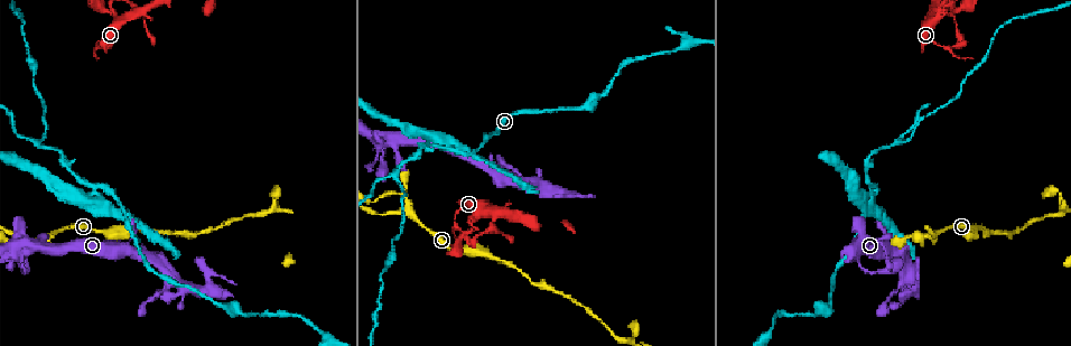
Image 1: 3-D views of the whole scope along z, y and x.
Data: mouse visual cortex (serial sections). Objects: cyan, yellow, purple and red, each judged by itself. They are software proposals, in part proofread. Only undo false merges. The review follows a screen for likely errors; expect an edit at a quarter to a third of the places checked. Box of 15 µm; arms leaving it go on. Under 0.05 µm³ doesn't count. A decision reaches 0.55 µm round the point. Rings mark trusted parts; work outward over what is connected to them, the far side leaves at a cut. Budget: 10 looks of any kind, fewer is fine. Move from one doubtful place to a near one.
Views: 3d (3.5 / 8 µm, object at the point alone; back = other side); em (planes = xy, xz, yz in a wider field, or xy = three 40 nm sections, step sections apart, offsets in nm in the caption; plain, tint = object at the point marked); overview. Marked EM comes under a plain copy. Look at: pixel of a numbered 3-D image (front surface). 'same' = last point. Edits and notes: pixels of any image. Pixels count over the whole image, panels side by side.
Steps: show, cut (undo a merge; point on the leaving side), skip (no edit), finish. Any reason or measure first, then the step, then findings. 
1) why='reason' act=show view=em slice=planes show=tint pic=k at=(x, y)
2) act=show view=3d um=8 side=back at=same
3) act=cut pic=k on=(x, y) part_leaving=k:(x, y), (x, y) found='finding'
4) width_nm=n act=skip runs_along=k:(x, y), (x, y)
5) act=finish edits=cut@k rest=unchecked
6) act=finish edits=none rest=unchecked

why='two arms in line, one across' act=show view=3d um=3.5 pic=1 at=(493, 214)

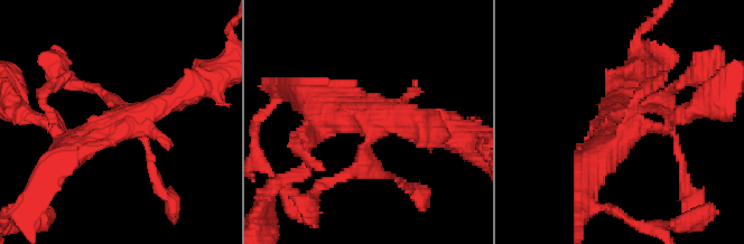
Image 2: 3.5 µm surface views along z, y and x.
act=show view=em slice=planes show=tint pic=2 at=(372, 124)

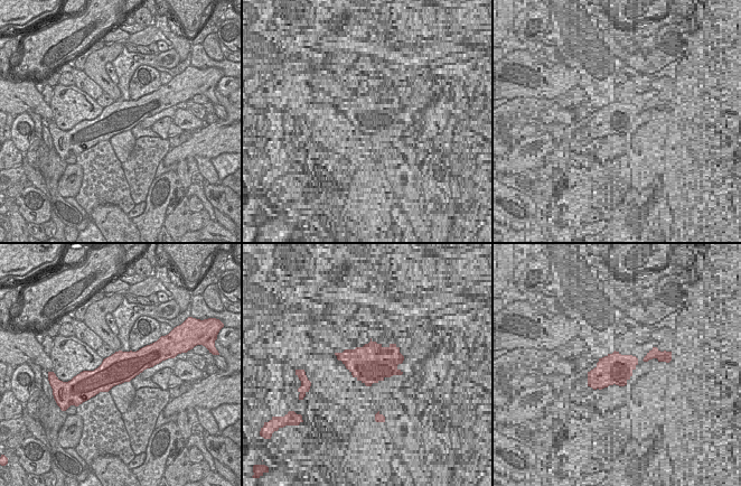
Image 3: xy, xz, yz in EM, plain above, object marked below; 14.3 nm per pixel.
act=cut pic=2 on=(91, 88) part_leaving=2:(368, 147), (364, 163), (402, 186) found='two cells meet here'

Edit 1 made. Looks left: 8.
why='see it whole again' act=show view=overview

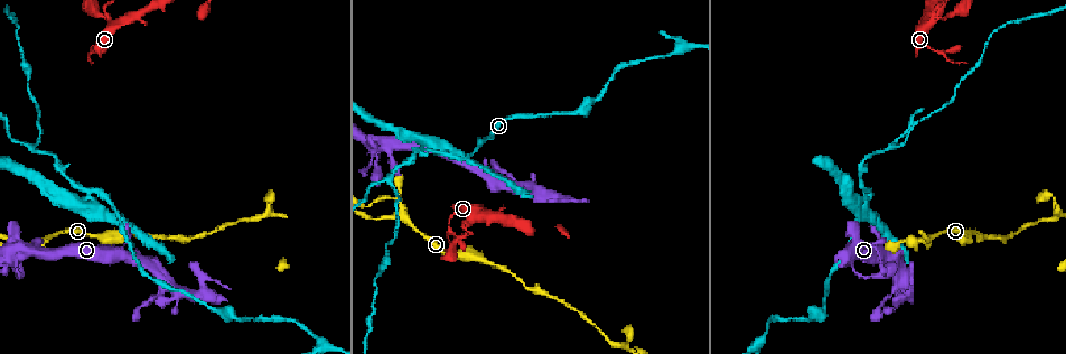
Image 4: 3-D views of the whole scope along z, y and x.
why='thin neck' act=show view=3d um=3.5 pic=4 at=(404, 215)

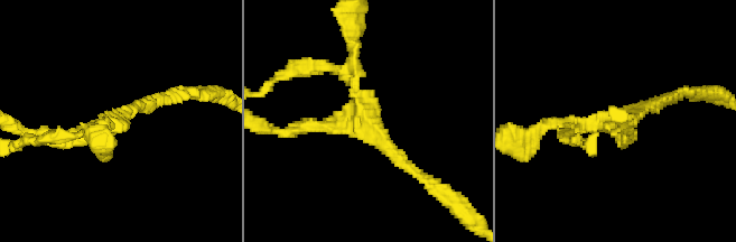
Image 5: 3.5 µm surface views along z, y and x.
arms=3 arm_widths_nm=150,150,200 act=show view=em slice=xy step=2 show=tint pic=5 at=(364, 126)

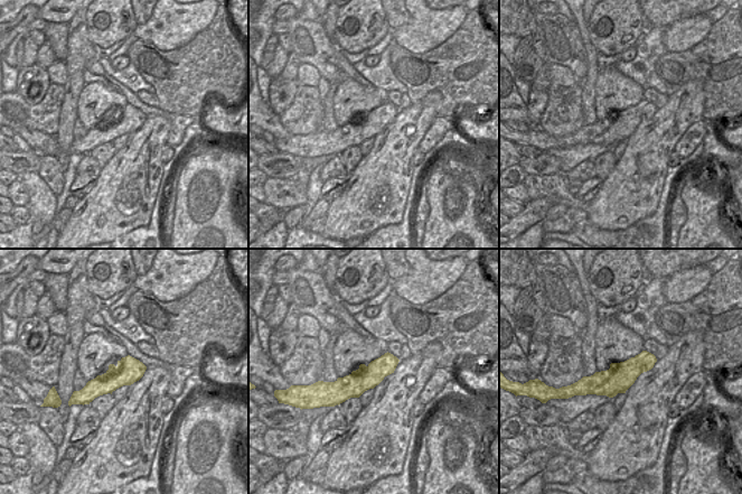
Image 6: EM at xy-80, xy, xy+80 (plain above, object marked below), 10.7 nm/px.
why='cut it another way' act=show view=em slice=xy step=5 show=tint at=same

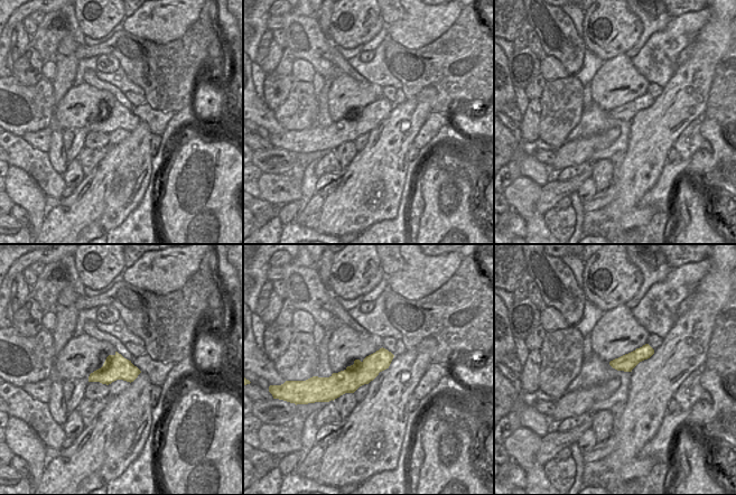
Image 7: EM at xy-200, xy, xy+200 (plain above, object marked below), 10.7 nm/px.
act=skip runs_along=5:(417, 173), (362, 124), (355, 87), (327, 67) found='one cell here'

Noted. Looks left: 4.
why='four-way junction' act=show view=3d um=8 pic=4 at=(89, 192)

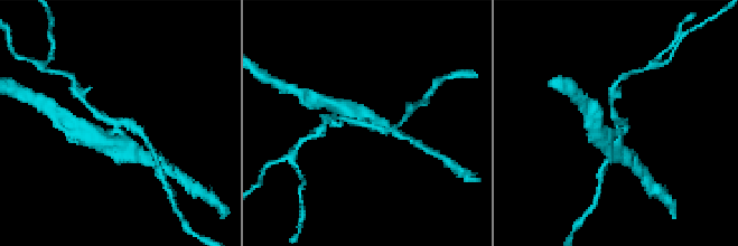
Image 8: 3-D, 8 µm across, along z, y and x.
why='shape alone is not enough' act=show view=em slice=planes show=tint pic=8 at=(622, 121)

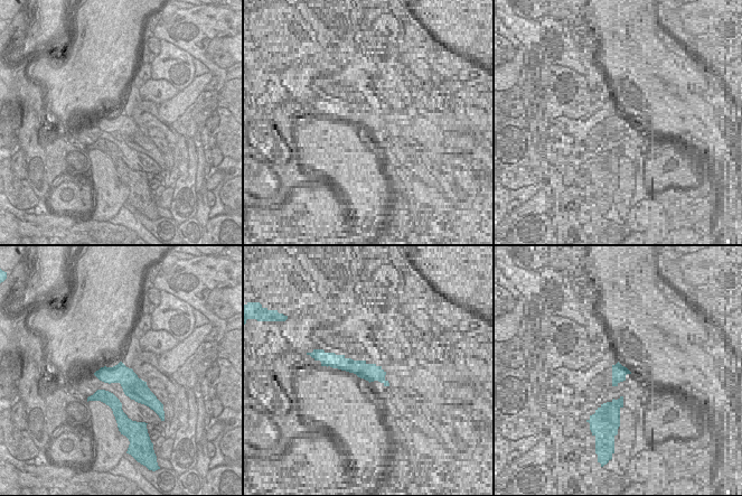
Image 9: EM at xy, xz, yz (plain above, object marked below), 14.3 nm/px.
act=cut pic=8 on=(347, 111) part_leaving=8:(118, 129), (109, 138), (80, 133) found='two cells meet here'

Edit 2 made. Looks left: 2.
act=finish edits=cut@2,cut@8 rest=unchecked

